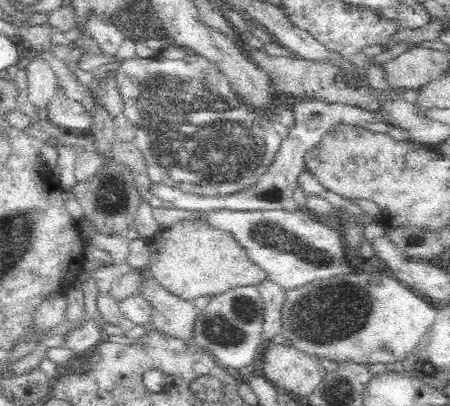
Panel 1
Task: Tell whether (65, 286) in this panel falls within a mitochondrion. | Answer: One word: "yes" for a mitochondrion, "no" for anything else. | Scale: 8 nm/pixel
no

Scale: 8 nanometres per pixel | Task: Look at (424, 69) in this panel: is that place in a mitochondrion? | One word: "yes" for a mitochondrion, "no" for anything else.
no

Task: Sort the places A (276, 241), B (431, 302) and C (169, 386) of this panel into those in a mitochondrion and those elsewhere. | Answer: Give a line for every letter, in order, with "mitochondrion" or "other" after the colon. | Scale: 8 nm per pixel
A: mitochondrion
B: other
C: other

